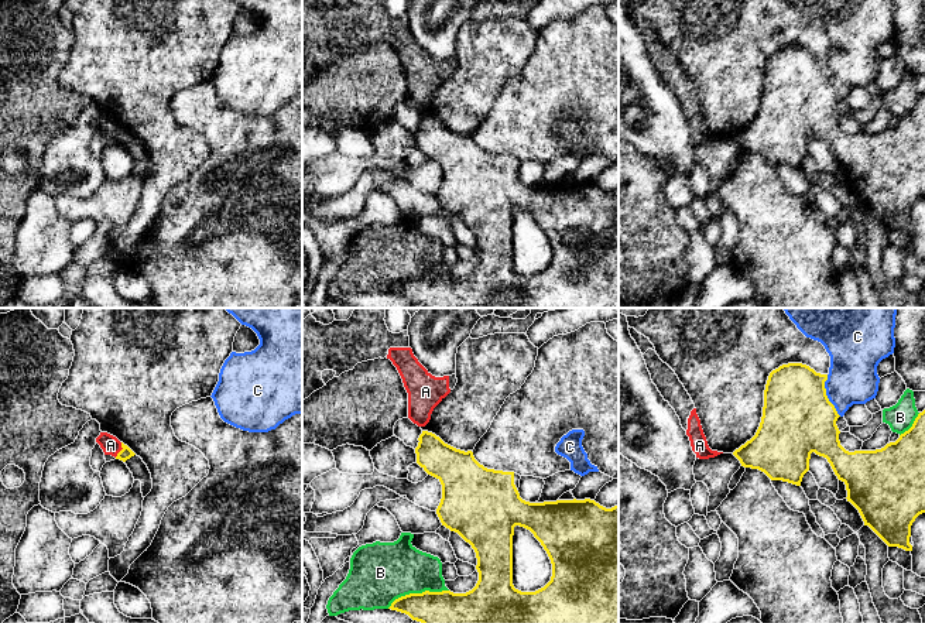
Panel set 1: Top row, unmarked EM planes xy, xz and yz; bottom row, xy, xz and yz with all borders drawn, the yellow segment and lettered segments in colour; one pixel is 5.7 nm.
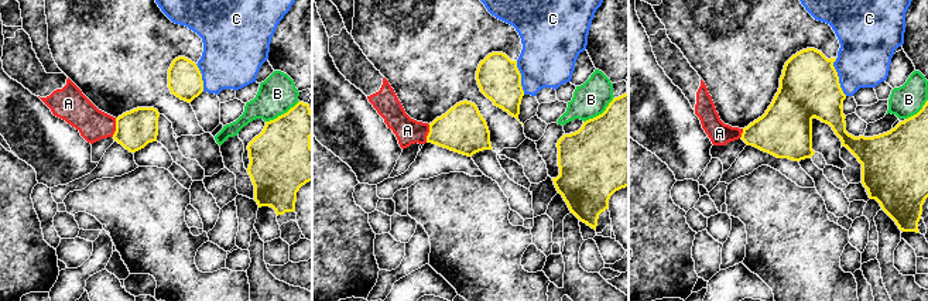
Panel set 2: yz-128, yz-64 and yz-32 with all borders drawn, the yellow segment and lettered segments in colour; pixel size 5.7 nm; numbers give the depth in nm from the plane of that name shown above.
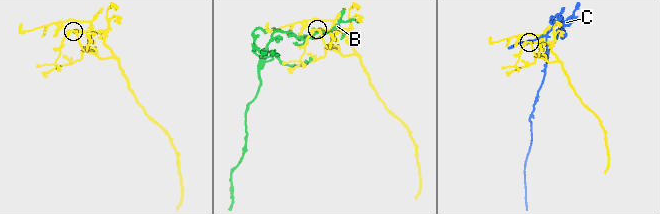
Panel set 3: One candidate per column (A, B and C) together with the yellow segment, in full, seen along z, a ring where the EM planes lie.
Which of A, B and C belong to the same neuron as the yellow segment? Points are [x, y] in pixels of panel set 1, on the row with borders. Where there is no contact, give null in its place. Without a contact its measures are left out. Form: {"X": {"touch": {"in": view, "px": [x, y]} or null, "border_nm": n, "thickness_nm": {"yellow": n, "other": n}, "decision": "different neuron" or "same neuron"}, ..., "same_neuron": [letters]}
{"A": {"touch": {"in": "xy", "px": [122, 449]}, "border_nm": 100, "thickness_nm": {"yellow": 70, "other": 110}, "decision": "different neuron"}, "B": {"touch": {"in": "xz", "px": [417, 594]}, "border_nm": 360, "thickness_nm": {"yellow": 180, "other": 340}, "decision": "different neuron"}, "C": {"touch": {"in": "yz", "px": [826, 396]}, "border_nm": 260, "thickness_nm": {"yellow": 400, "other": 280}, "decision": "different neuron"}, "same_neuron": []}

